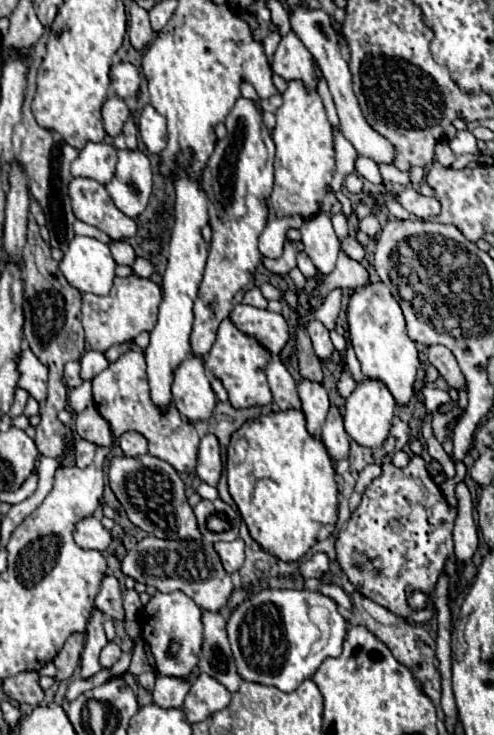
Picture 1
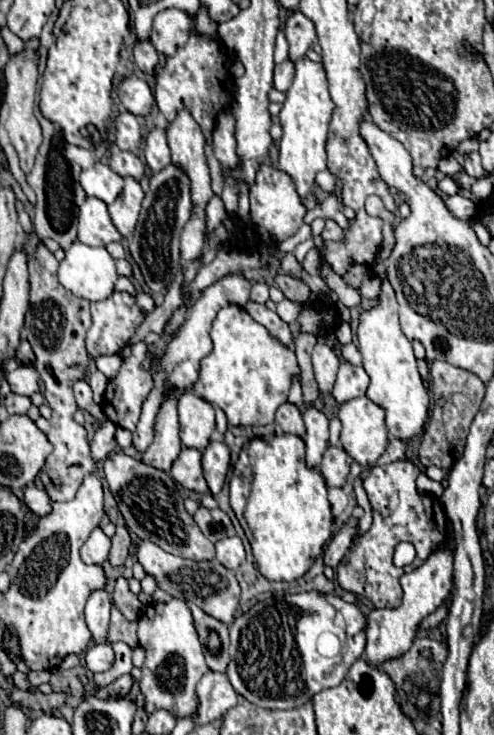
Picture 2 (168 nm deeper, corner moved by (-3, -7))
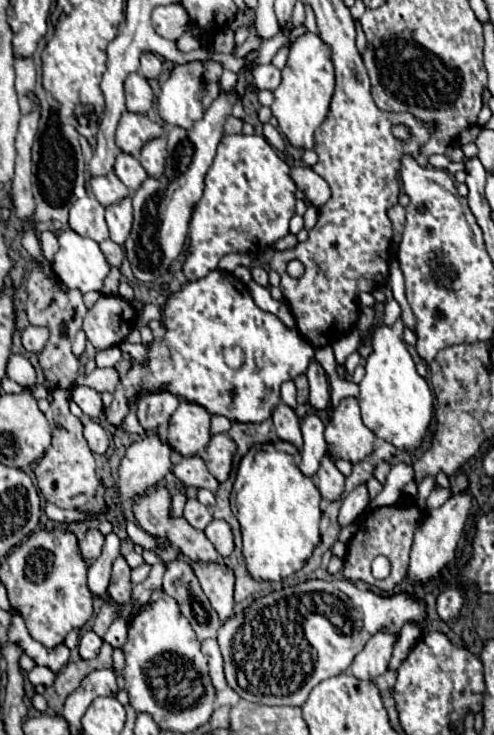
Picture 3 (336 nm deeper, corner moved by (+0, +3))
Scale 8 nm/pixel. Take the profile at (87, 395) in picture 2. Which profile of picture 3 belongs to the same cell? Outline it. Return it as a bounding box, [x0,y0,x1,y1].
[72,385,104,417]

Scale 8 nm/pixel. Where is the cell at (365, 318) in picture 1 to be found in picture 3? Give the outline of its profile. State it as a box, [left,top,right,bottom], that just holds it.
[358,323,432,451]

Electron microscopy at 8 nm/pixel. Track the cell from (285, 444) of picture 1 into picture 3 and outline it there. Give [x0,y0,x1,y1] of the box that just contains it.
[230,441,320,581]

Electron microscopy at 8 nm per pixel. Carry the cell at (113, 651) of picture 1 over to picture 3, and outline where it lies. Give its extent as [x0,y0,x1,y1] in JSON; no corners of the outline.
[78,629,102,659]

